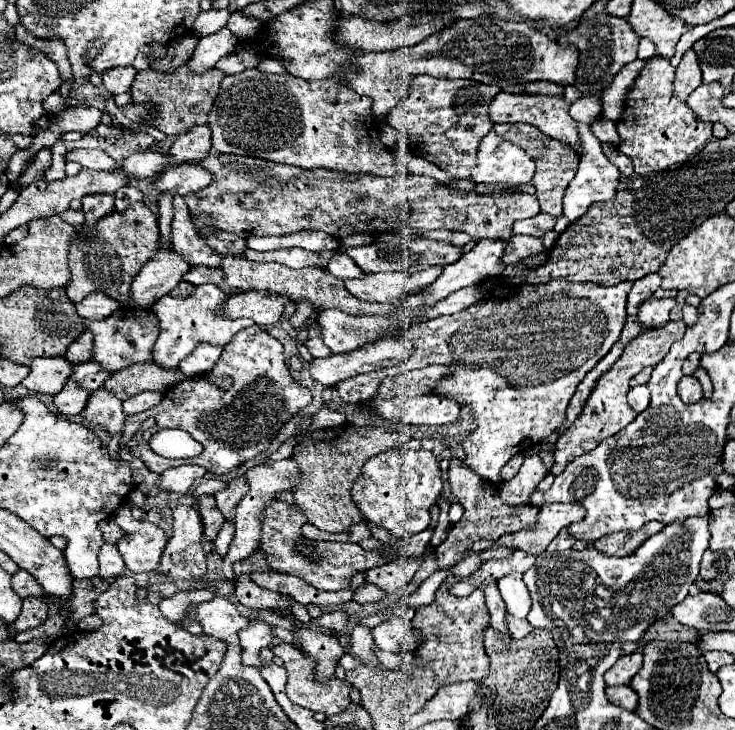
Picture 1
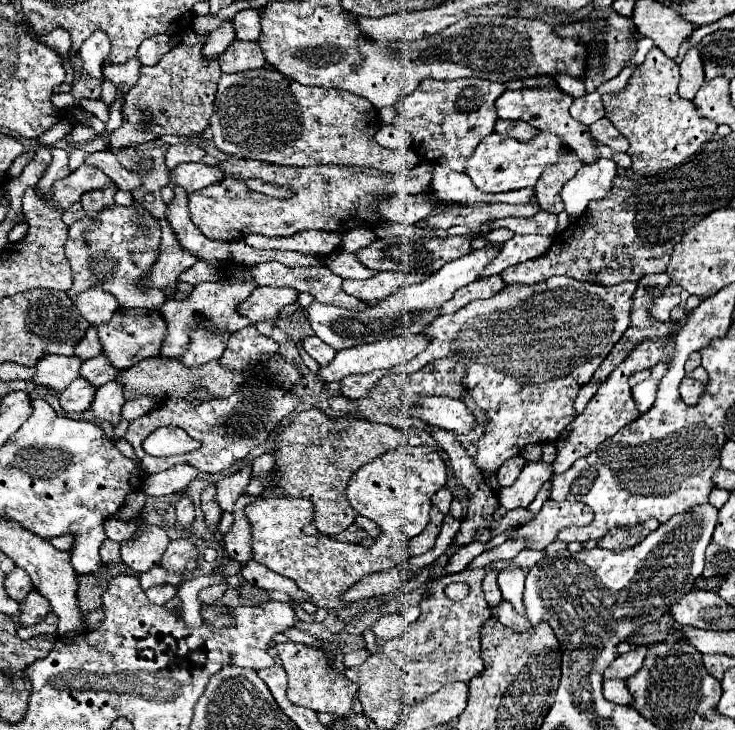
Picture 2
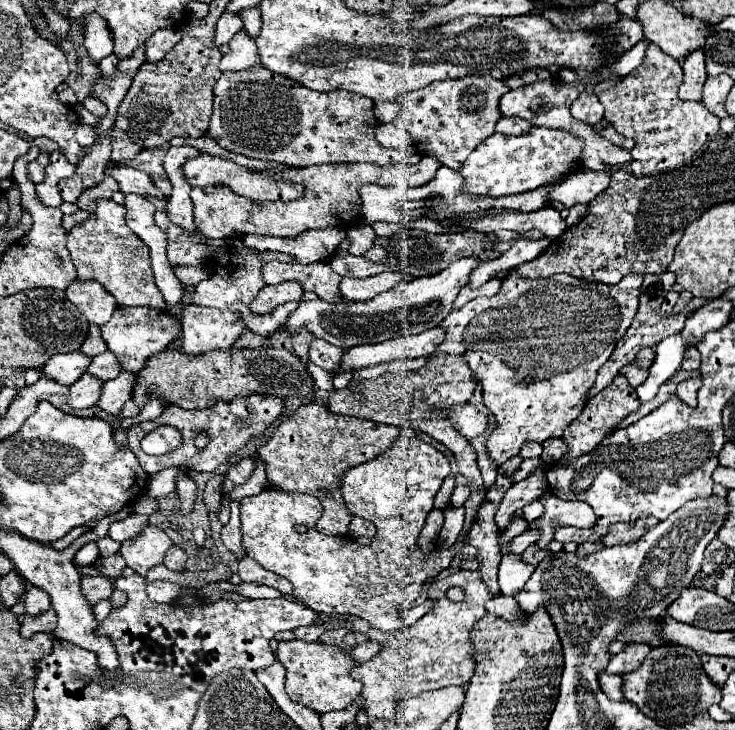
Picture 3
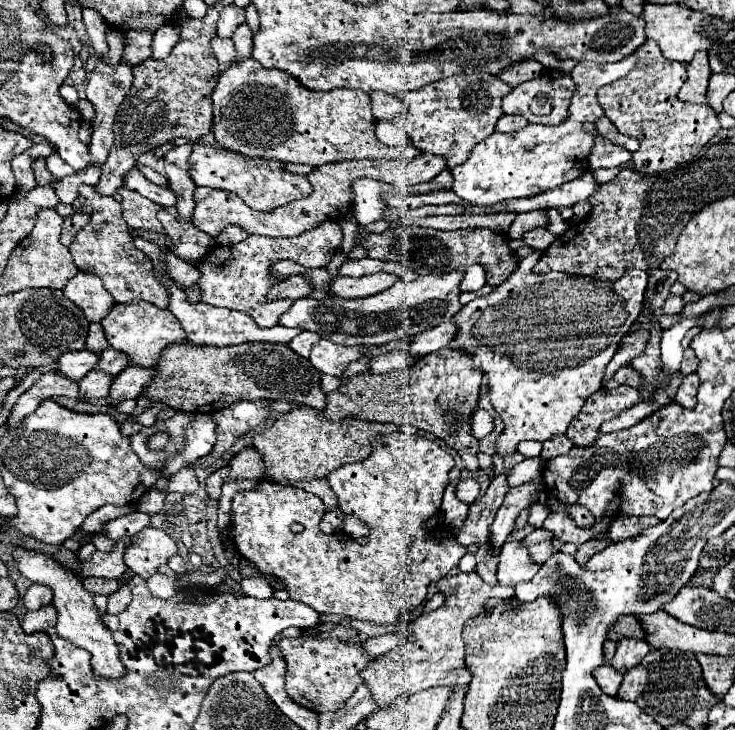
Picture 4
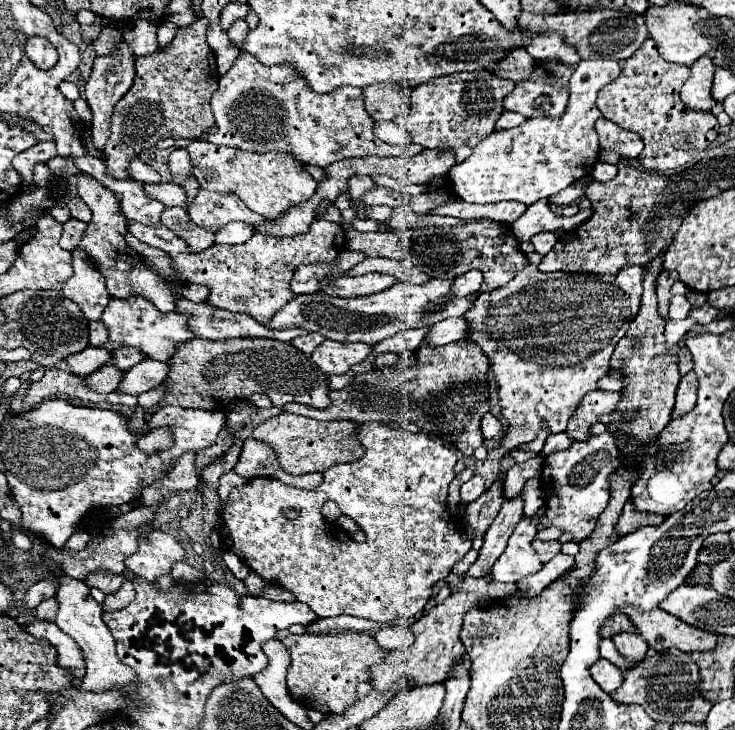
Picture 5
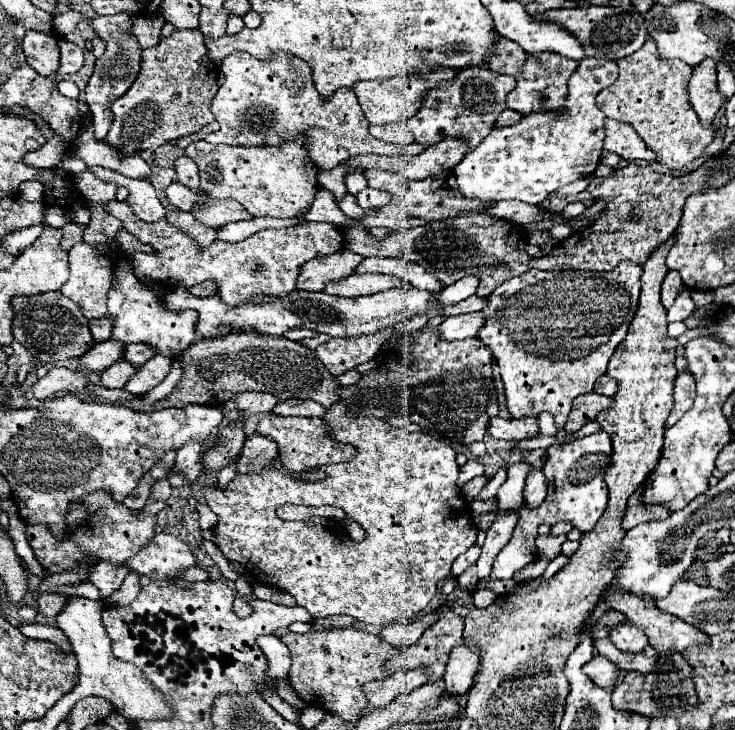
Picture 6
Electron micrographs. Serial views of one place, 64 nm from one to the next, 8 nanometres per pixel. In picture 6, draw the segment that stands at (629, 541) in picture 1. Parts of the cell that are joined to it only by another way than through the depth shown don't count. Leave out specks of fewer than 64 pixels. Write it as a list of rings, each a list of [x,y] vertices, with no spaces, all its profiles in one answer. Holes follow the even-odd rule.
[[[640,486],[628,500],[628,510],[626,510],[626,516],[624,516],[624,530],[630,530],[646,520],[664,520],[670,516],[668,508],[660,508],[658,506],[648,506],[640,500],[640,492],[644,490],[644,486]]]

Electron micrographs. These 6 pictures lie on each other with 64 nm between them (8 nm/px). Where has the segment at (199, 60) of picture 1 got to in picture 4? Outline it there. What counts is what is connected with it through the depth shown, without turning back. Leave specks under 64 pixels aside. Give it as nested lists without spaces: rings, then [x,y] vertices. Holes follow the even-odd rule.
[[[228,6],[224,8],[224,12],[220,12],[220,20],[218,20],[218,36],[232,36],[232,32],[244,22],[244,10],[236,8],[236,6]]]

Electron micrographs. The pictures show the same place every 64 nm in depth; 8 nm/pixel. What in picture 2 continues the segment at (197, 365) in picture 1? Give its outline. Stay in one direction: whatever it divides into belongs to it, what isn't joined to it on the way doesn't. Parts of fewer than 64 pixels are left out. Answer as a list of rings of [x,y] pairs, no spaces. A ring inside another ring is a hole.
[[[192,328],[192,344],[188,344],[188,354],[182,356],[184,364],[198,366],[222,356],[230,334],[204,332],[204,328]]]

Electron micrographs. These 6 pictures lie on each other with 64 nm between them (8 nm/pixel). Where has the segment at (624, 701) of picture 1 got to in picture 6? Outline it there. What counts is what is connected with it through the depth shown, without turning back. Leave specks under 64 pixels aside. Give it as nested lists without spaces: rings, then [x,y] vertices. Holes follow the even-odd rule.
[[[596,654],[590,662],[584,664],[584,674],[600,688],[604,688],[606,692],[612,692],[616,686],[616,678],[618,678],[618,670],[616,666],[602,654]]]

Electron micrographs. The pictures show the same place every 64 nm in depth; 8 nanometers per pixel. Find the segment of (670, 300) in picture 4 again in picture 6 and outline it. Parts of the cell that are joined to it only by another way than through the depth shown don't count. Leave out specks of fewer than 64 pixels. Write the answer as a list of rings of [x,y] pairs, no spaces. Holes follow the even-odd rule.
[[[684,288],[680,292],[680,296],[676,298],[674,306],[668,310],[668,322],[676,322],[676,320],[686,320],[692,312],[696,310],[692,298],[690,298],[690,288]]]

